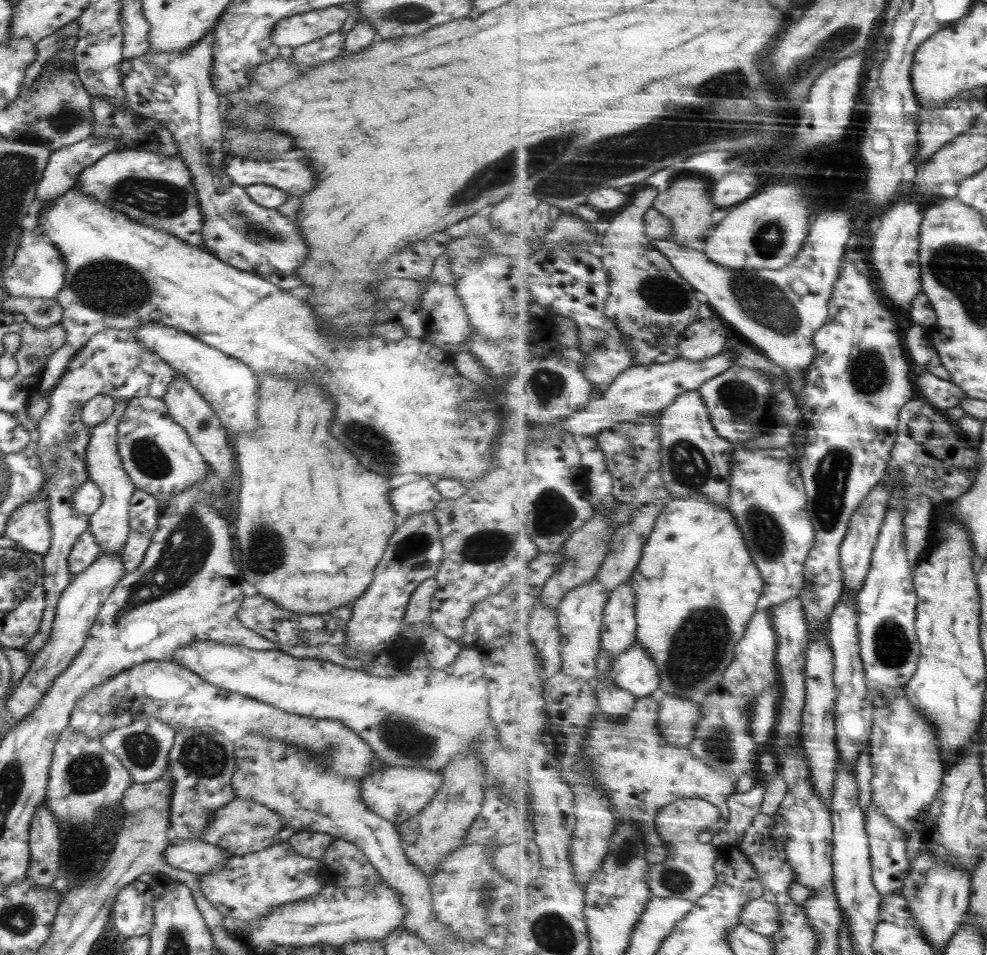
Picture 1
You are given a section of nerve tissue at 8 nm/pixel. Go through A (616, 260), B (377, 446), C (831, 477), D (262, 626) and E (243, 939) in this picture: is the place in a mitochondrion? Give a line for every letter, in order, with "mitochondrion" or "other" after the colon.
A: other
B: mitochondrion
C: mitochondrion
D: other
E: other

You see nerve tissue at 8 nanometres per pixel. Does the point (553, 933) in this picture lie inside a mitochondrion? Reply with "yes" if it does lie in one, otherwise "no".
yes

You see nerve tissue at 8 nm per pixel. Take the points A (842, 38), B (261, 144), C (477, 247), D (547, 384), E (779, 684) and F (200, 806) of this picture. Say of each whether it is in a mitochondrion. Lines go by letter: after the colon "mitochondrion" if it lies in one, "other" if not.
A: mitochondrion
B: mitochondrion
C: mitochondrion
D: mitochondrion
E: other
F: mitochondrion

